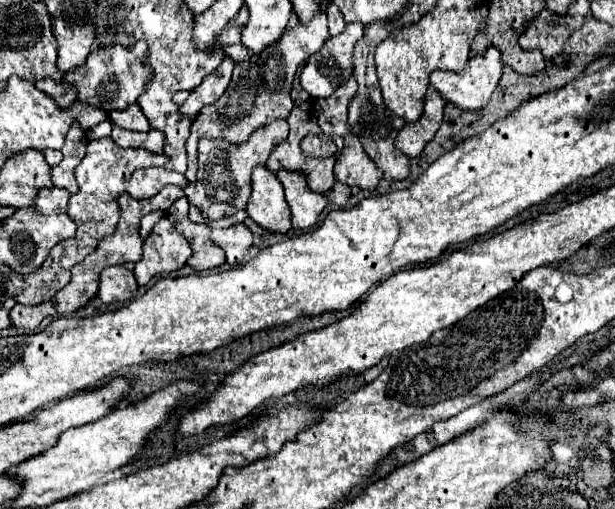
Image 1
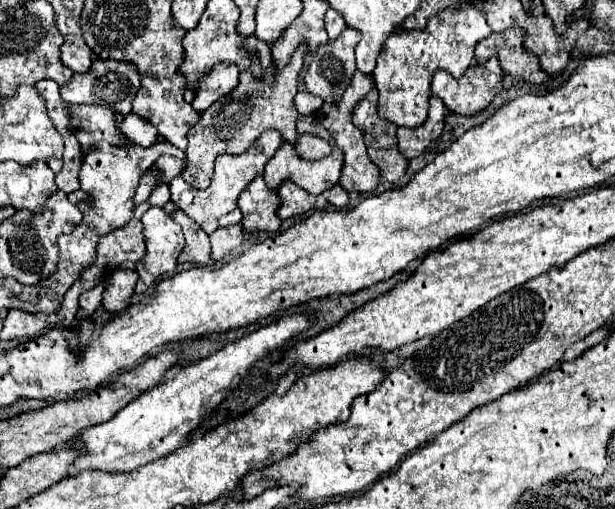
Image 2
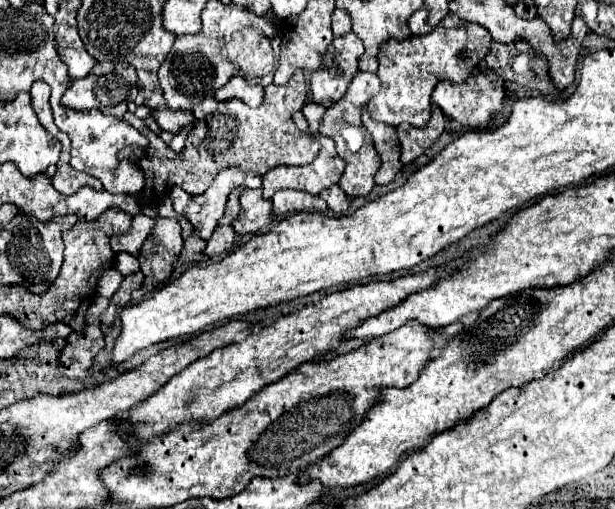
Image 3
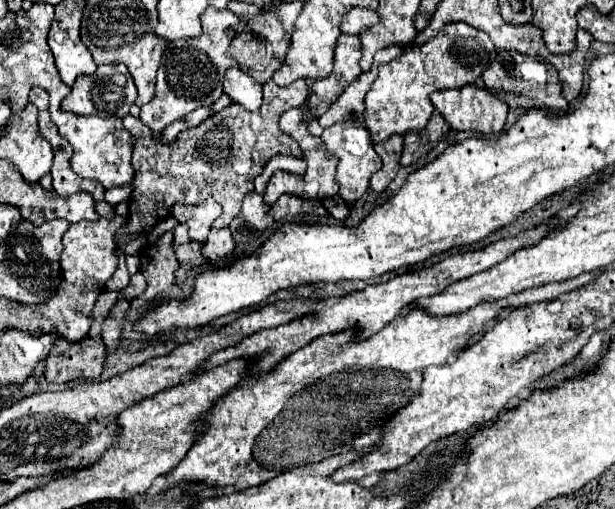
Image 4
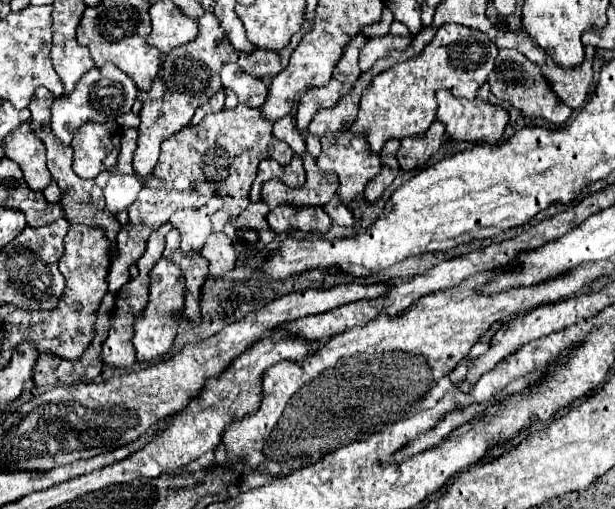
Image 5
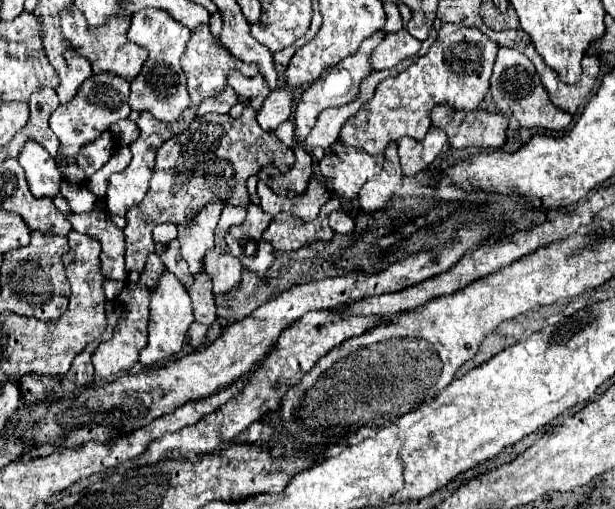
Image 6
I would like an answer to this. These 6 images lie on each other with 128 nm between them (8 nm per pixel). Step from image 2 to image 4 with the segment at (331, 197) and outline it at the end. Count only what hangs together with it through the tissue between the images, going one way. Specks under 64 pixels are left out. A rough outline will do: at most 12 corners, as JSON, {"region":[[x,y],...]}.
{"region":[[340,198],[324,200],[336,220],[348,218],[348,206]]}

